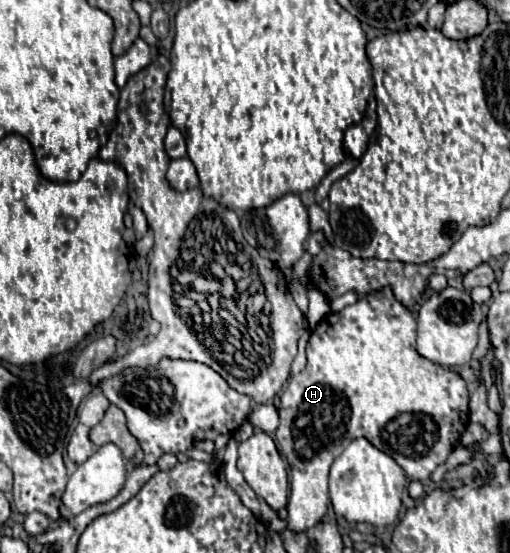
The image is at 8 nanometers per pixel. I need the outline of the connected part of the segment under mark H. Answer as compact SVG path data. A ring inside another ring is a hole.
M380 291L368 293L362 299L358 299L358 303L354 303L354 305L350 305L350 307L338 311L338 313L330 313L328 317L324 317L324 321L320 321L318 327L310 335L310 341L306 345L306 357L308 357L308 363L302 369L302 373L290 377L286 389L282 389L282 393L280 393L280 407L278 407L280 427L276 429L278 445L280 445L282 453L288 459L290 473L292 473L290 497L288 497L288 505L286 505L286 511L288 511L286 529L292 531L292 533L302 533L302 531L314 527L326 515L326 509L328 509L328 503L330 503L330 499L328 499L328 471L330 471L330 465L348 447L348 443L352 439L366 437L376 449L390 455L406 471L408 479L428 481L430 475L434 473L434 469L440 463L444 463L446 457L450 455L450 451L458 445L458 441L460 441L460 437L462 437L462 433L464 433L464 429L468 425L468 387L466 387L466 381L458 373L454 373L452 369L444 369L442 365L436 365L436 363L424 359L416 351L416 319L414 319L414 315L400 301L396 301L396 299L390 301Z

